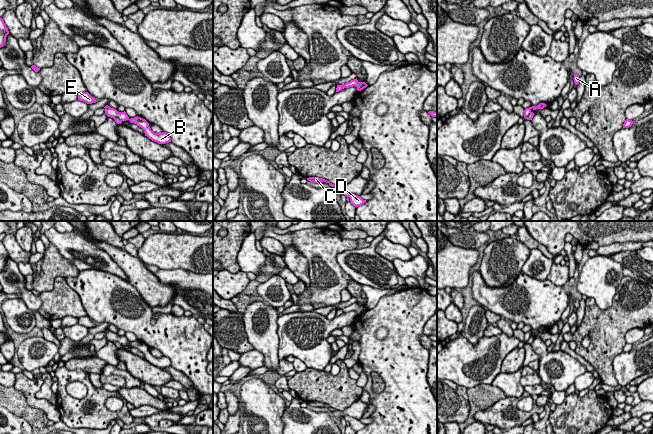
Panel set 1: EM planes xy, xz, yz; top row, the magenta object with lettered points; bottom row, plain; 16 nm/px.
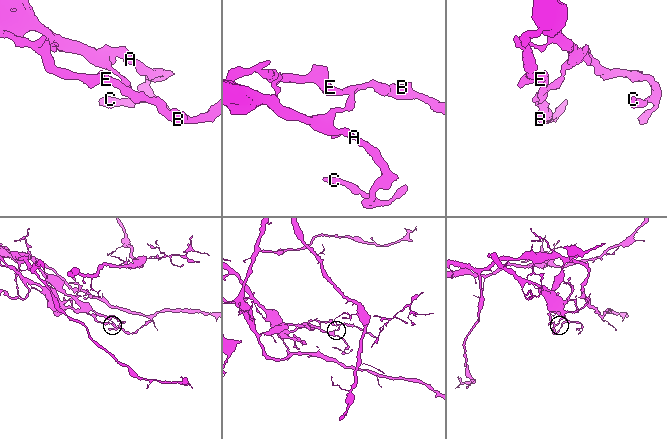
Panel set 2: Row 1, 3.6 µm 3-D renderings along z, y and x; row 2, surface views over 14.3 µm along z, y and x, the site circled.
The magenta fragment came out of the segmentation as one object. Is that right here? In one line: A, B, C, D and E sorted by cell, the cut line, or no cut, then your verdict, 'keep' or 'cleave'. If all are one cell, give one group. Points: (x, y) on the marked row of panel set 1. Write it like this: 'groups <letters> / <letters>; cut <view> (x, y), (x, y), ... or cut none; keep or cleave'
groups A C D / B E; cut xy (113, 117), (117, 117), (121, 121); cleave

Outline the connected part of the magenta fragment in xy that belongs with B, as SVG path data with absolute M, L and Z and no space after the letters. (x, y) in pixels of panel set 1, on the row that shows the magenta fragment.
M106 105L104 108L105 108L105 114L108 117L111 117L111 118L117 117L121 121L129 120L130 123L137 124L139 127L141 127L144 130L145 136L147 136L152 141L157 142L159 144L166 144L166 143L171 142L171 137L168 133L166 132L154 133L151 130L149 123L145 119L138 117L138 116L130 119L125 111L118 112L116 109L111 108L108 105Z

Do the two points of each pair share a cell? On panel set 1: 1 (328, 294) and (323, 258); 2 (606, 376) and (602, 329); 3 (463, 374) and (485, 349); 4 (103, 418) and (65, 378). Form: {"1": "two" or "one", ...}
{"1": "one", "2": "one", "3": "one", "4": "one"}

